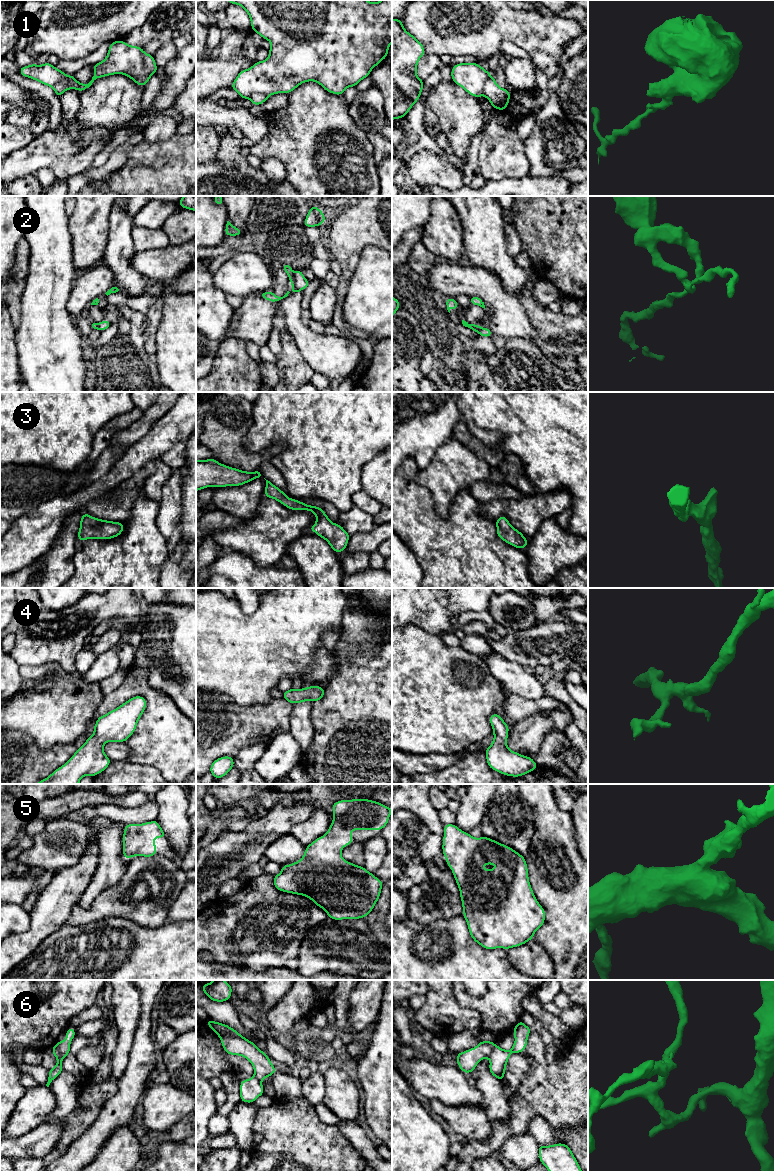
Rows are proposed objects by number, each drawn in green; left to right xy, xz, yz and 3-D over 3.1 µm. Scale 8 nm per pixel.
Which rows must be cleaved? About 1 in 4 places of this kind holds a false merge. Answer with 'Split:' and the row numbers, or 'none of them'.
Split: 1, 2, 6

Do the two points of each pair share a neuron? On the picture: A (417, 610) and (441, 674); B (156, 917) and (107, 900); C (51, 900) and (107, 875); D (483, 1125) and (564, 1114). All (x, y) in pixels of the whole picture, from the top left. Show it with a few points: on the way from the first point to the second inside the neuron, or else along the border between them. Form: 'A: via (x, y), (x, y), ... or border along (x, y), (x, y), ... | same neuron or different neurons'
A: border along (402, 625), (415, 624), (439, 636) | different neurons
B: via (144, 912), (133, 910), (127, 905), (119, 903) | same neuron
C: border along (98, 861), (95, 872), (77, 902) | different neurons
D: border along (491, 1122), (488, 1137), (473, 1139) | different neurons

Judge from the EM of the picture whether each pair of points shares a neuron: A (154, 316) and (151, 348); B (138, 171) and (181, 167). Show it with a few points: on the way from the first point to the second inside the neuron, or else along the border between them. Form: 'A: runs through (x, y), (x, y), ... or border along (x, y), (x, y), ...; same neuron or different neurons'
A: runs through (152, 324), (150, 340); same neuron
B: runs through (149, 171), (170, 171); same neuron

